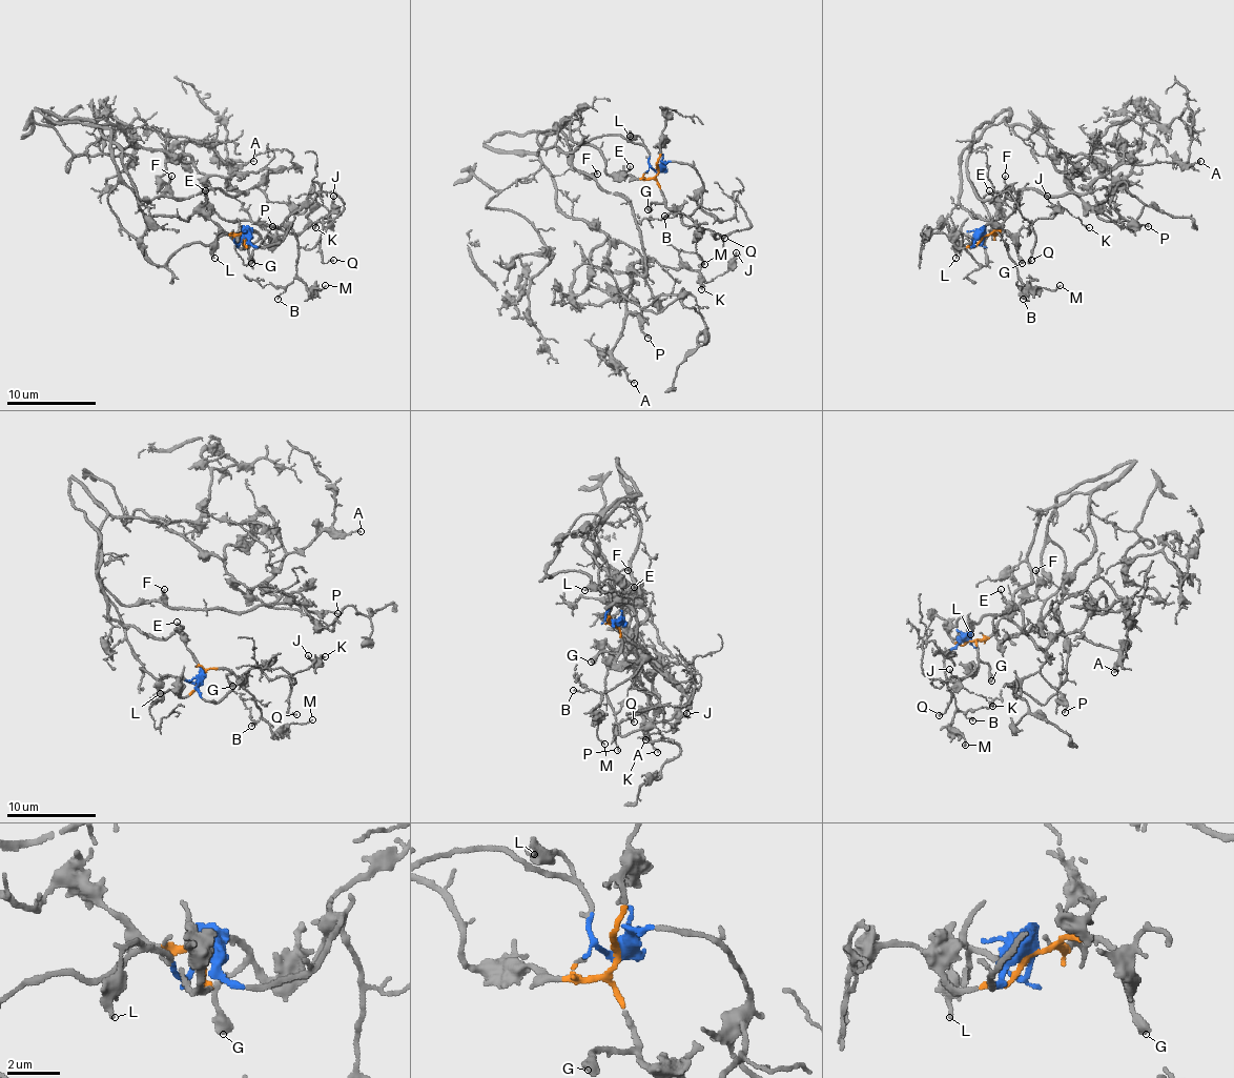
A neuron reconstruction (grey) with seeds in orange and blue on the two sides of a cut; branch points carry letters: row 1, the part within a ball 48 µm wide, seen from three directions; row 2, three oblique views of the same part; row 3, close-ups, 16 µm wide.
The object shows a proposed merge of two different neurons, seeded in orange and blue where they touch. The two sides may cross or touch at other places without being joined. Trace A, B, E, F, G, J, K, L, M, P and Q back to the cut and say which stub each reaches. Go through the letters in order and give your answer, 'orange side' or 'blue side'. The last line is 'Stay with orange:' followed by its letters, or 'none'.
A: blue side
B: blue side
E: orange side
F: blue side
G: orange side
J: orange side
K: orange side
L: blue side
M: blue side
P: blue side
Q: orange side
Stay with orange: E, G, J, K, Q

